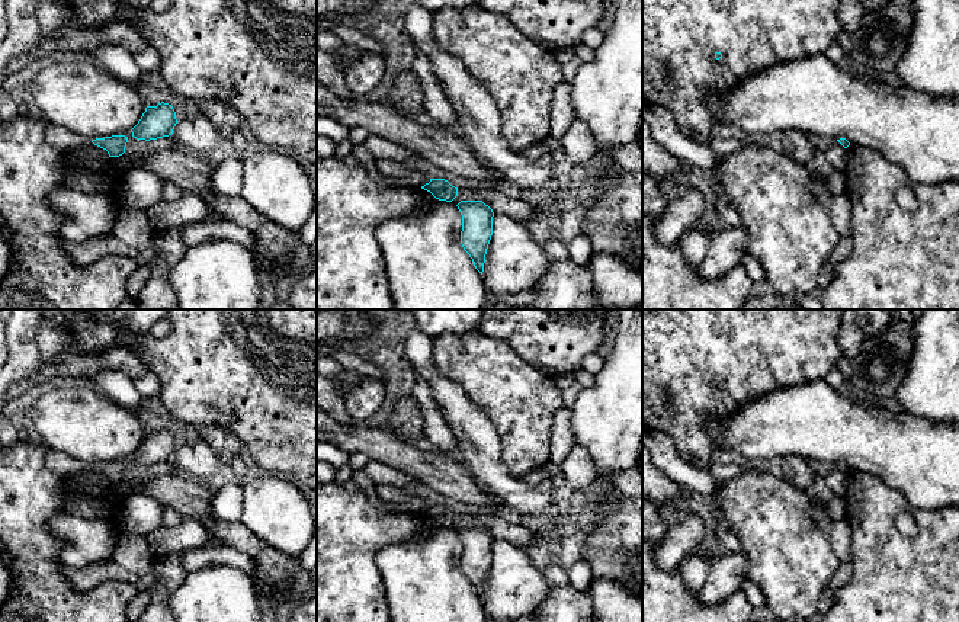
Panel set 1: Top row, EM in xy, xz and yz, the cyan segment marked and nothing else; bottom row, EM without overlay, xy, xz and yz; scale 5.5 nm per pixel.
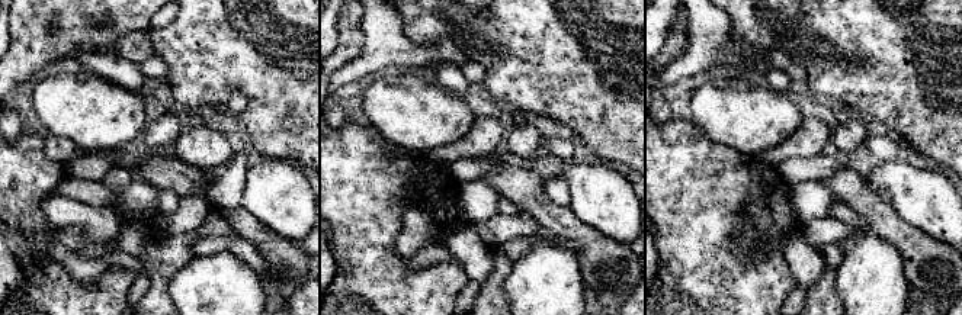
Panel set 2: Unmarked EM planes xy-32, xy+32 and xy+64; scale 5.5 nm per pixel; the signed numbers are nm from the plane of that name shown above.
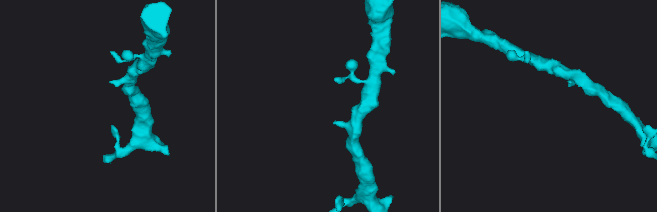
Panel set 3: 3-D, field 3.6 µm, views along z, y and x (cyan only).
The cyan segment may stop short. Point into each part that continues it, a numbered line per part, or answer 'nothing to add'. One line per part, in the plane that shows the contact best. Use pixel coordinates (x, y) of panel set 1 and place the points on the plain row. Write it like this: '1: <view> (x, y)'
nothing to add

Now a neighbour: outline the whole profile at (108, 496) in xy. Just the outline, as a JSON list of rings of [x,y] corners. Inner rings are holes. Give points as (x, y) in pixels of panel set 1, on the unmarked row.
[[[110,484],[108,487],[105,487],[103,490],[103,494],[102,494],[102,498],[110,504],[110,507],[113,509],[113,519],[110,520],[110,523],[113,525],[115,528],[115,533],[116,536],[121,535],[124,532],[122,529],[122,525],[119,522],[119,517],[118,517],[118,509],[121,506],[121,503],[124,500],[121,500],[119,497],[116,497],[110,488]]]

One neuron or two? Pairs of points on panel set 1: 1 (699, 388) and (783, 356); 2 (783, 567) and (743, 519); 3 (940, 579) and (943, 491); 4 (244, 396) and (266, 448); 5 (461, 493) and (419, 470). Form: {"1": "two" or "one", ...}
{"1": "one", "2": "one", "3": "two", "4": "one", "5": "one"}

